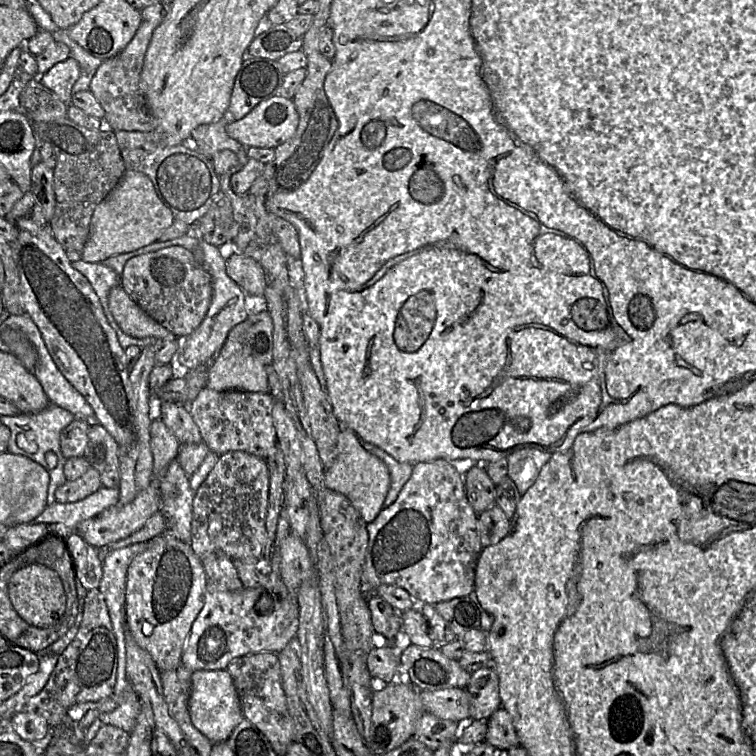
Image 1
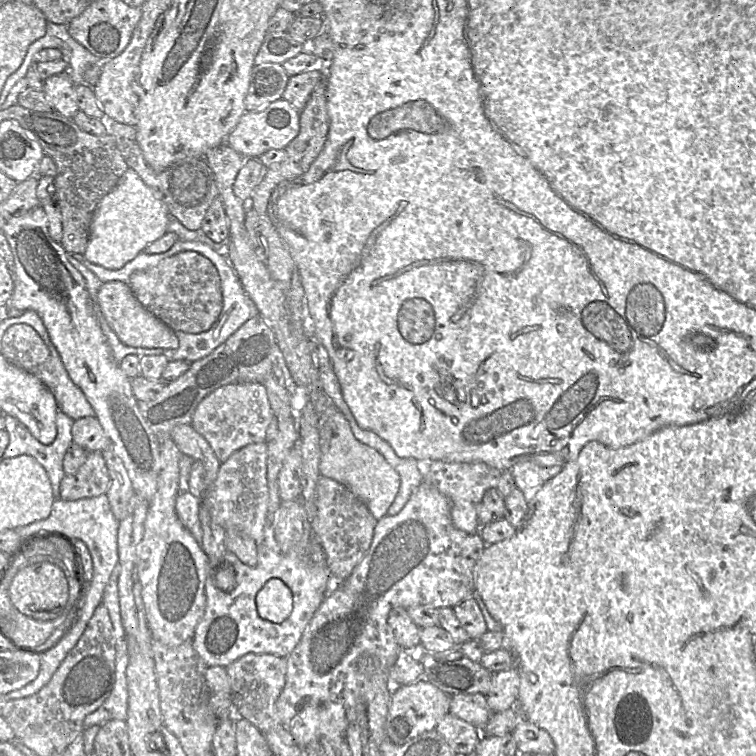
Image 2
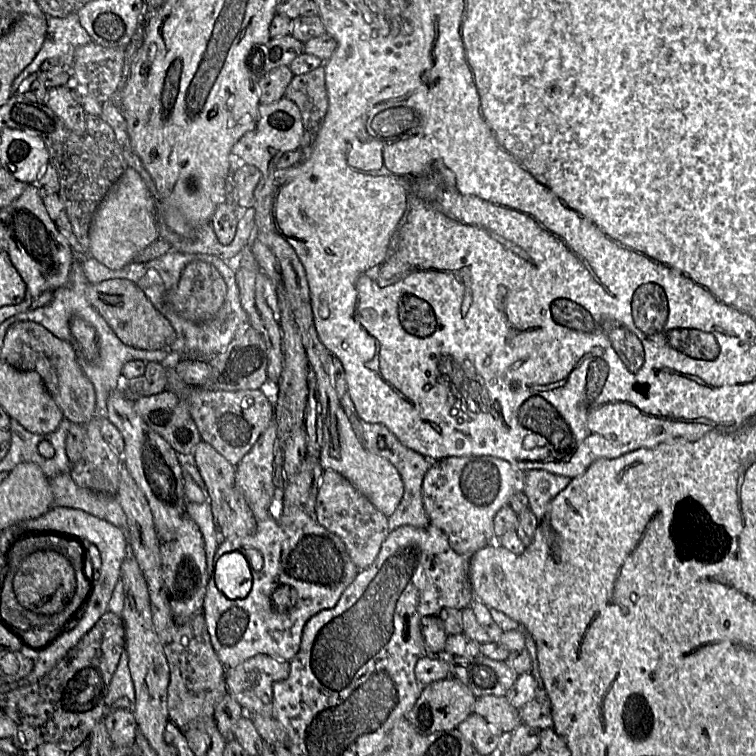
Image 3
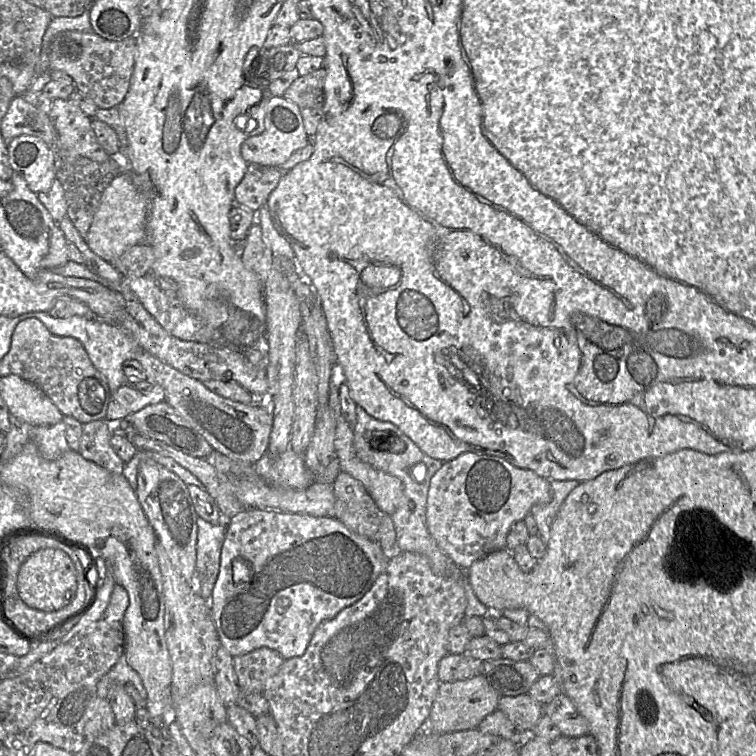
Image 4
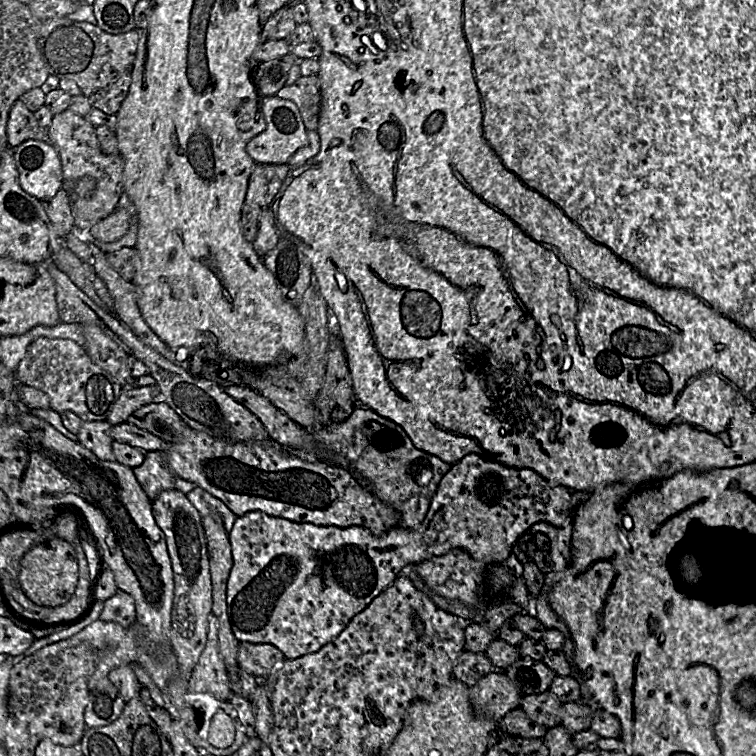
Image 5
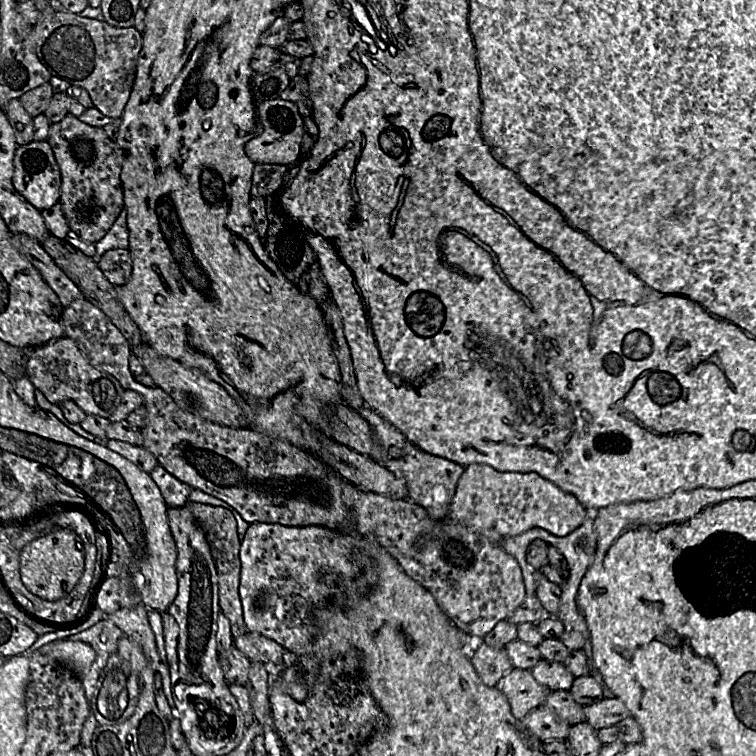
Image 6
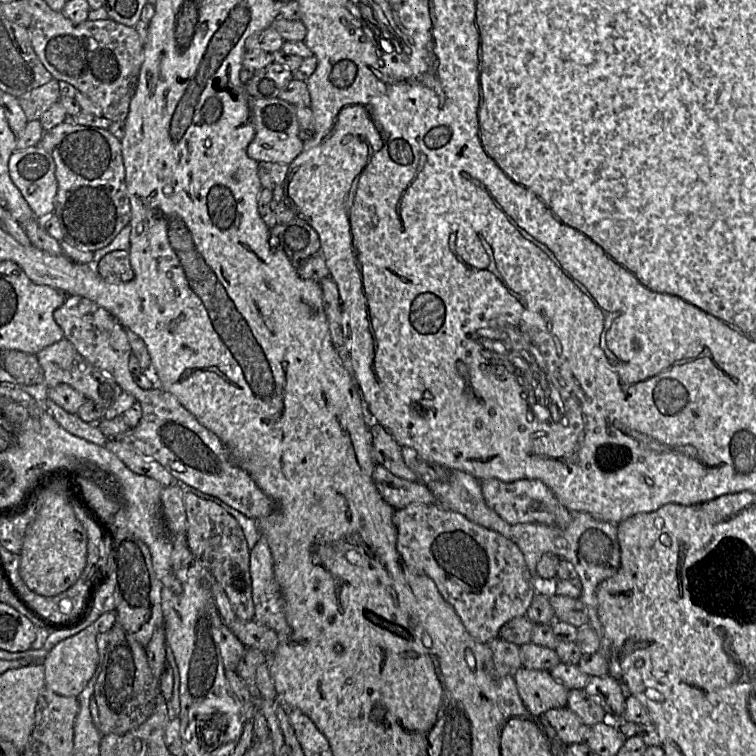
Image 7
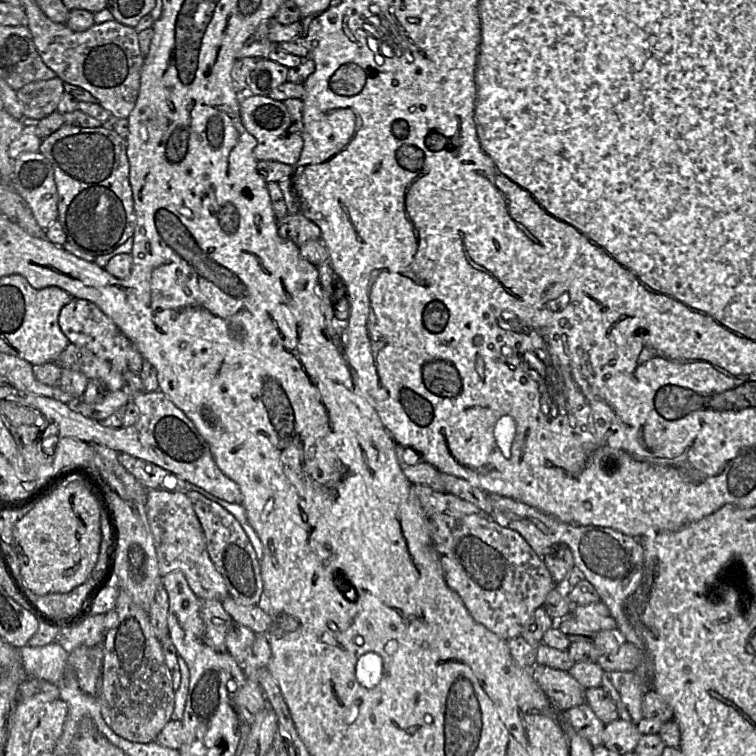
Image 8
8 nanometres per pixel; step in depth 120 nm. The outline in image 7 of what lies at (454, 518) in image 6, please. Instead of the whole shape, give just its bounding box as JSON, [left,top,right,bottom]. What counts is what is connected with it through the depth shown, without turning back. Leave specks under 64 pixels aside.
[480,478,573,528]

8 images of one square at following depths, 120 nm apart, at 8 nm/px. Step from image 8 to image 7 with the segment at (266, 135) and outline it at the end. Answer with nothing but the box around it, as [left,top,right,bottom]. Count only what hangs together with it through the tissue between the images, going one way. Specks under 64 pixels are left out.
[247,98,304,164]

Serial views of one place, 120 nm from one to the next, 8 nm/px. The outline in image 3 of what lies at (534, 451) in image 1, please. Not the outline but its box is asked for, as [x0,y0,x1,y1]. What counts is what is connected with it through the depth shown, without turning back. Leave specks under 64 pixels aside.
[523,470,571,521]

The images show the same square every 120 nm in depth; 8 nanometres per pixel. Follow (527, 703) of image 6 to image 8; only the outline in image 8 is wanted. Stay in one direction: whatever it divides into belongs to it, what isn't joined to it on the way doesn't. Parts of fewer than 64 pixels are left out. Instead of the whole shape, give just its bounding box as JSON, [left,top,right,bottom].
[531,664,587,710]

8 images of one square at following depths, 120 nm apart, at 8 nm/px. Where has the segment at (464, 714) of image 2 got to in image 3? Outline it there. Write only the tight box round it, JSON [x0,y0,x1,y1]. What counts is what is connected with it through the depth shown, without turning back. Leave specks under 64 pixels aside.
[473,696,522,733]

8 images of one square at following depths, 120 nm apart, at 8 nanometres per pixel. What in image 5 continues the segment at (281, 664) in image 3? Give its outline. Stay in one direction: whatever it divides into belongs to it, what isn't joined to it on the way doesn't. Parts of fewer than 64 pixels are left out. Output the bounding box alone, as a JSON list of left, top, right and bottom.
[237,642,284,681]

